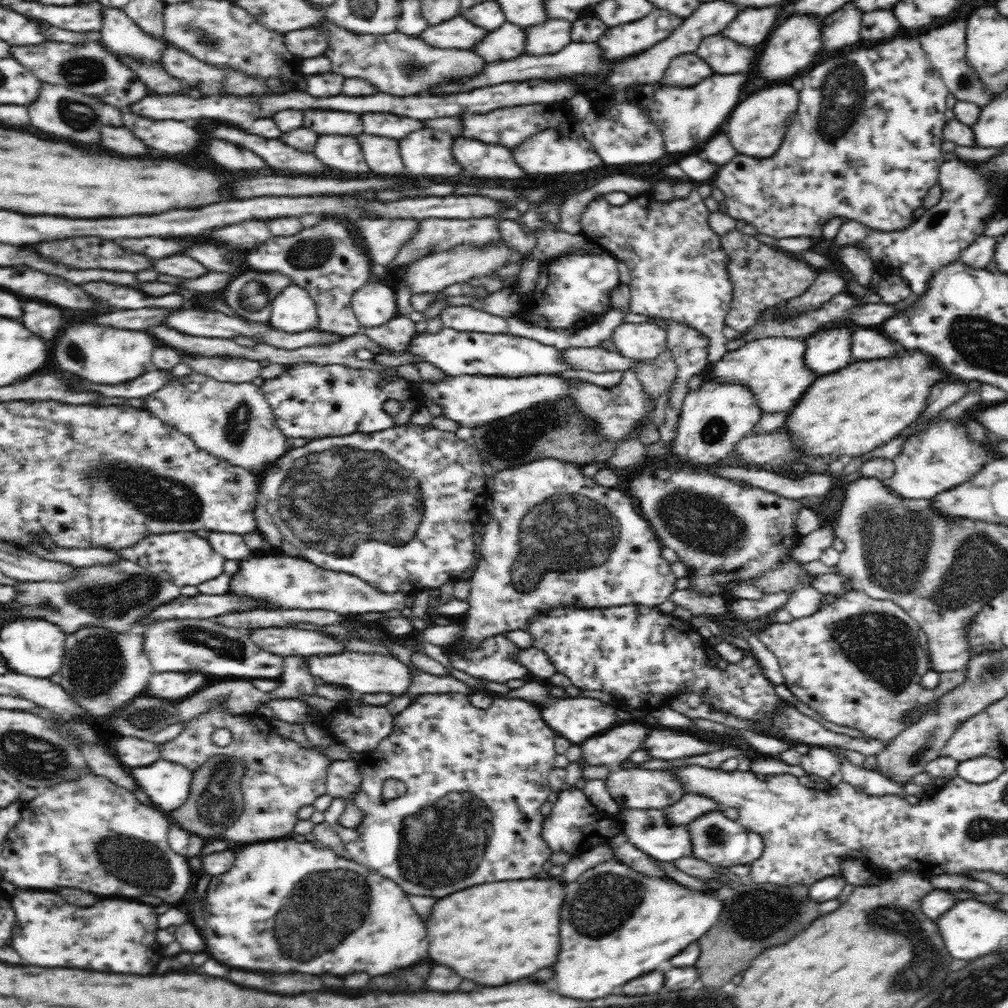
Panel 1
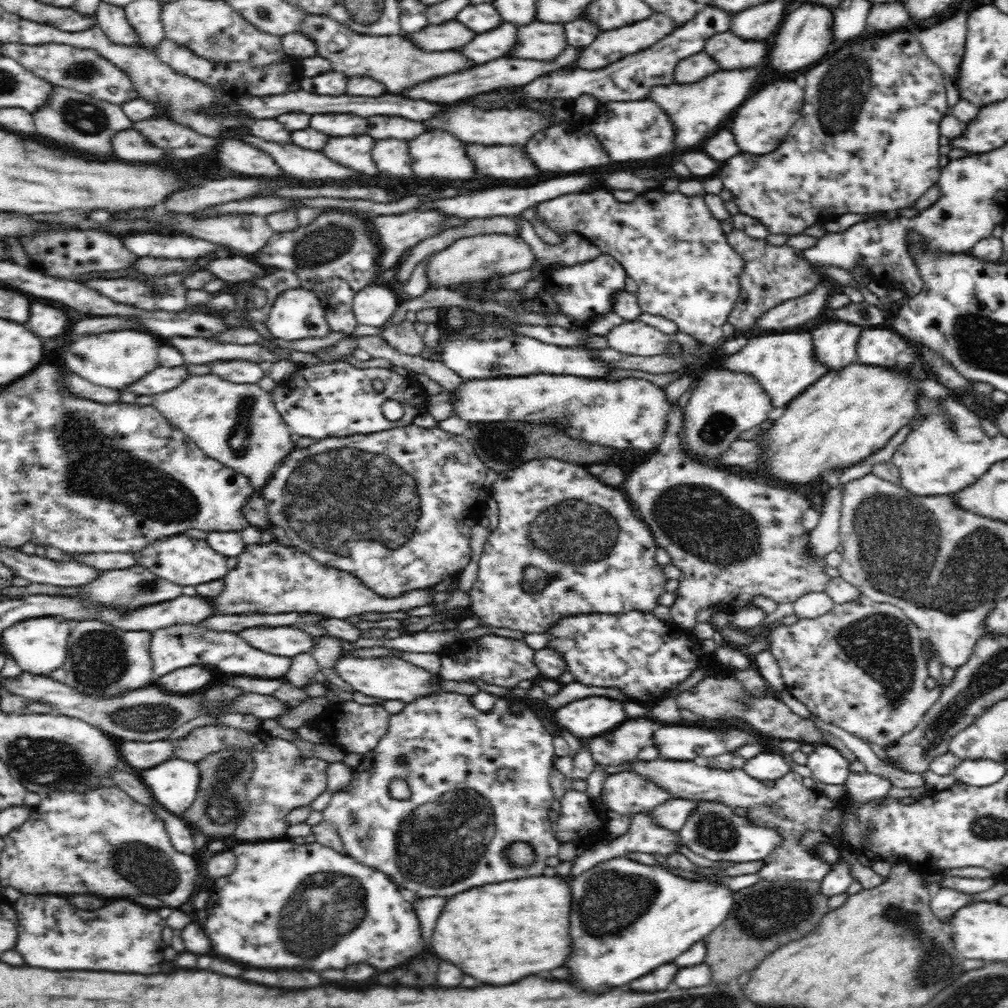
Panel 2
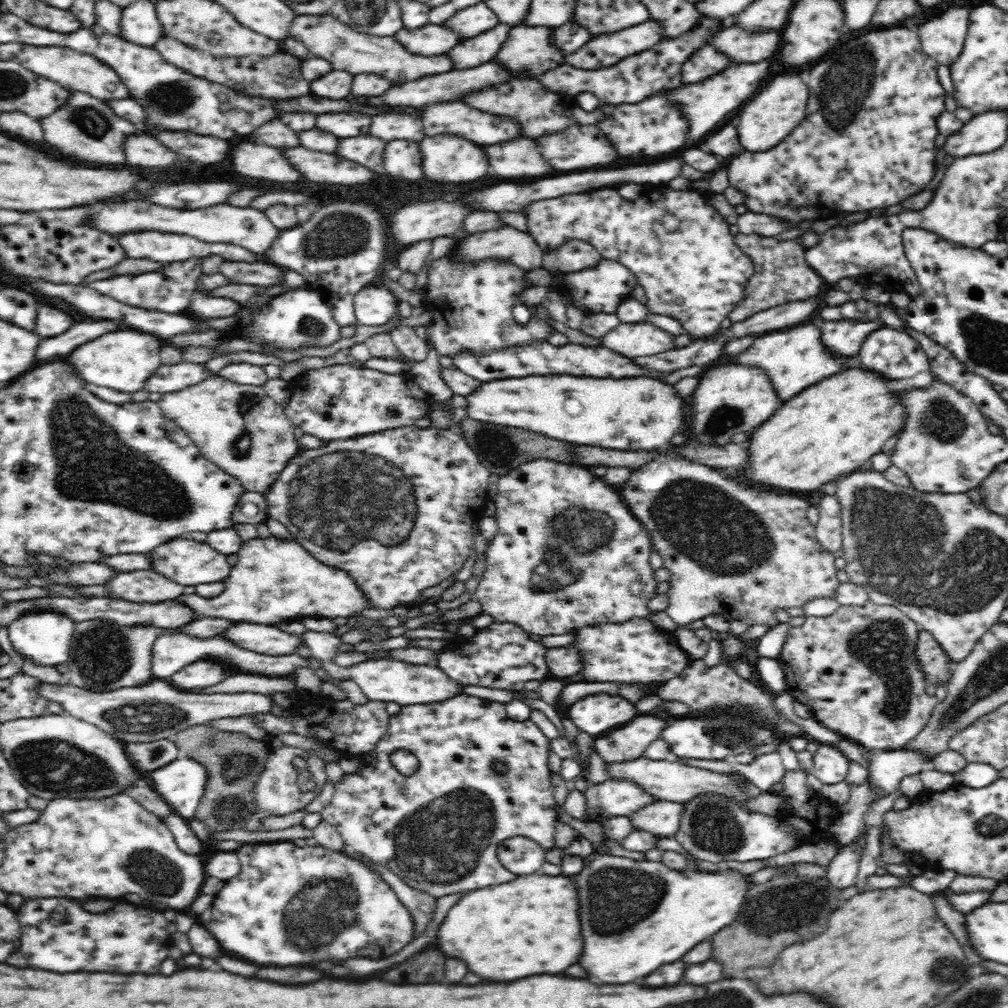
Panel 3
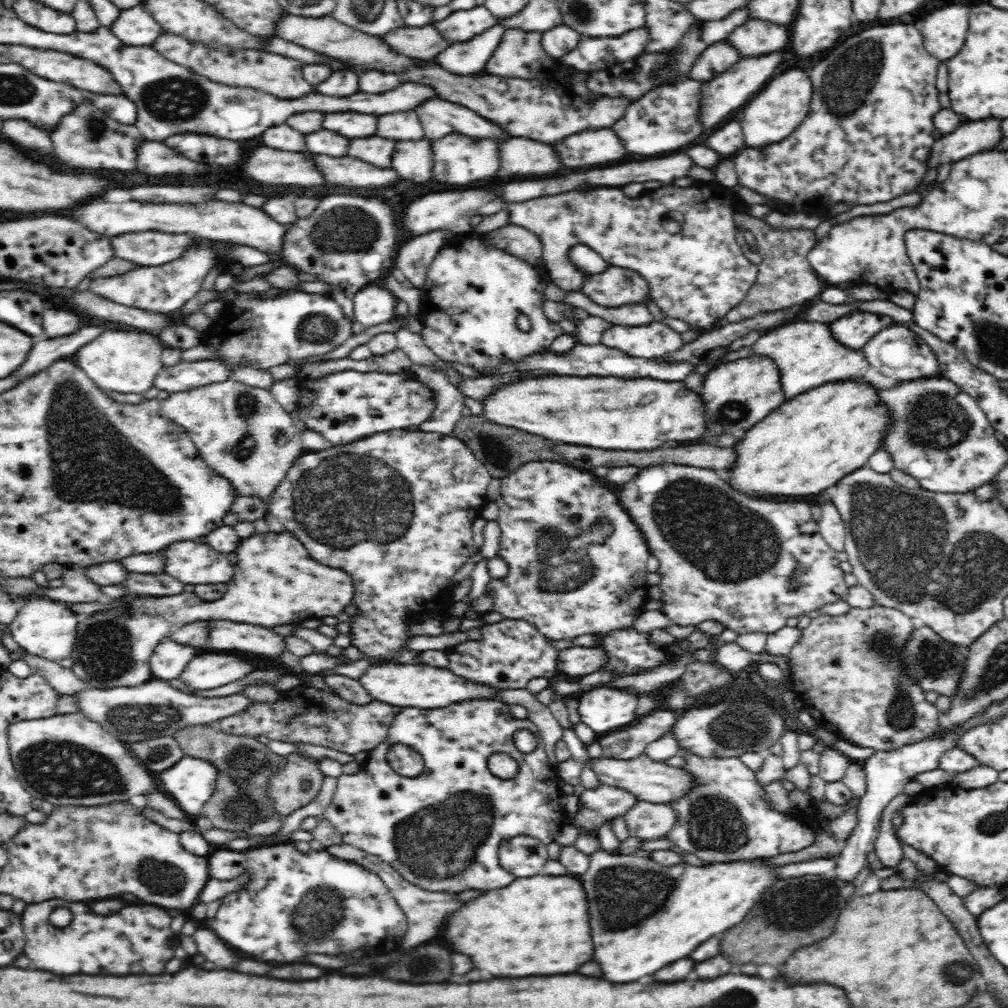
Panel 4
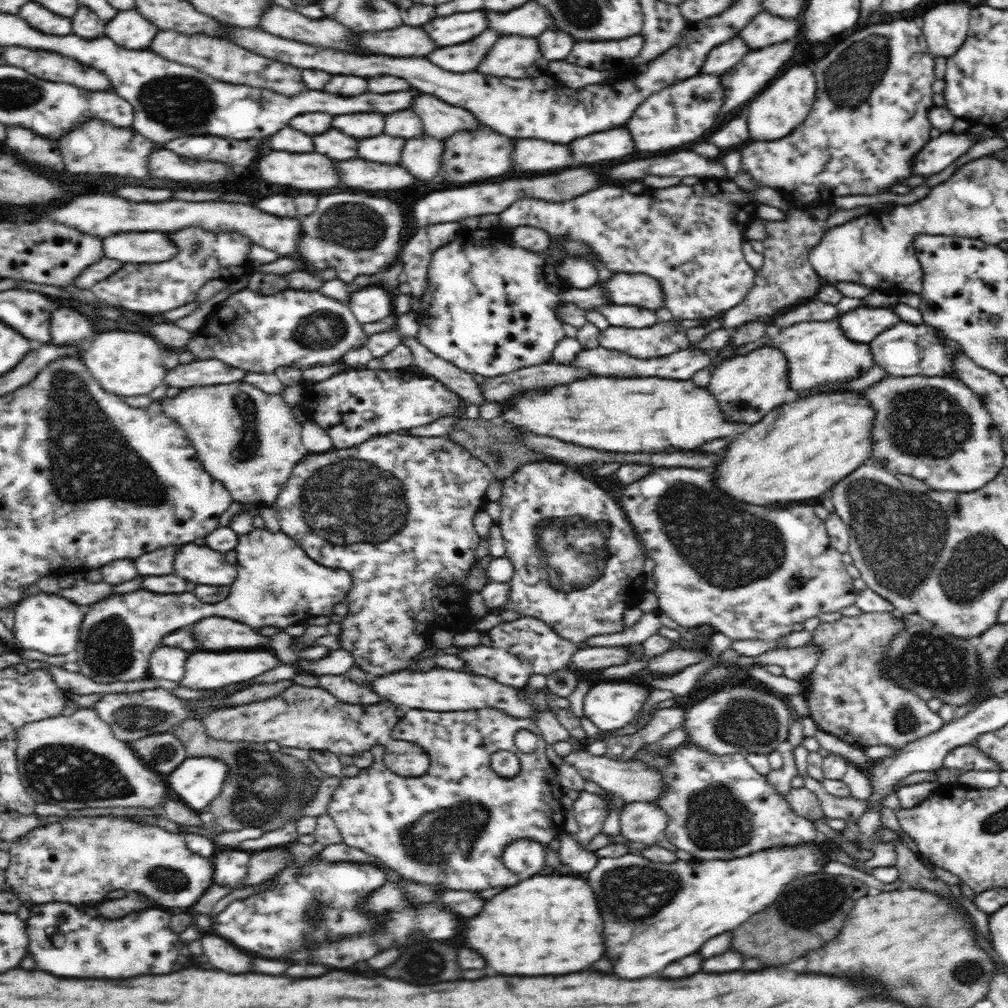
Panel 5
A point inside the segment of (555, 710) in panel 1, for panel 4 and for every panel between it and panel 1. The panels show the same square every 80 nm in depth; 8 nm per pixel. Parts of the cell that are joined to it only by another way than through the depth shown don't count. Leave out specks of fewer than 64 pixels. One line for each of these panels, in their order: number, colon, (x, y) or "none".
2: (590, 717)
3: (597, 714)
4: (604, 708)

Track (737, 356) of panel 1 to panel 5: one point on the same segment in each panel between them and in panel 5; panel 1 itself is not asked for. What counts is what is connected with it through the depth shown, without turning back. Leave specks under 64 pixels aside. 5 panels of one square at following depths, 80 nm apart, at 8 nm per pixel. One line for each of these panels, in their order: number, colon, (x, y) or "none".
2: (784, 363)
3: (795, 358)
4: (807, 354)
5: (819, 352)

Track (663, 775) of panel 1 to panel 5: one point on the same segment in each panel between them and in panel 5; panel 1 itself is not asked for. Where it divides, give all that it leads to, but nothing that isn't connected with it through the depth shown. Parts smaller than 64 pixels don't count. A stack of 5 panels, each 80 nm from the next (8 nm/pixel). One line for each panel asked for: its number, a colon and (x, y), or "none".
2: (624, 793)
3: (611, 798)
4: (596, 806)
5: (590, 810)

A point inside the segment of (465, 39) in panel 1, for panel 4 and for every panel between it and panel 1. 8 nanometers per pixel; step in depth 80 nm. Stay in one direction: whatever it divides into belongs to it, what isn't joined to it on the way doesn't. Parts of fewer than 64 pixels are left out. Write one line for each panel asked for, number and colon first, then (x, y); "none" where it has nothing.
2: (434, 38)
3: (431, 40)
4: (425, 42)

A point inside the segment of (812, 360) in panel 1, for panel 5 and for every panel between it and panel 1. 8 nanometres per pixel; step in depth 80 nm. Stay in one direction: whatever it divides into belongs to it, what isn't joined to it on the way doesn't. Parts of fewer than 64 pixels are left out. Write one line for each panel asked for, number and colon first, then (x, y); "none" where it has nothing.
2: (835, 343)
3: (844, 338)
4: (854, 330)
5: (864, 323)

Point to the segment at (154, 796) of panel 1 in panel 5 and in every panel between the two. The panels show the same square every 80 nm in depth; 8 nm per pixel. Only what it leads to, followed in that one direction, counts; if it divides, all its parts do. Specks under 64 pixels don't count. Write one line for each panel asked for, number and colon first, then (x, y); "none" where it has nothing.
2: (174, 783)
3: (182, 784)
4: (191, 782)
5: (198, 781)

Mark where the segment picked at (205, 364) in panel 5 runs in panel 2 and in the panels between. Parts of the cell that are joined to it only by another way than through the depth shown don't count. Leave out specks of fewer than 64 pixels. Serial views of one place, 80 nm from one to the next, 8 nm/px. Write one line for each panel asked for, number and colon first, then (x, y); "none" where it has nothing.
2: (161, 379)
3: (167, 379)
4: (188, 375)

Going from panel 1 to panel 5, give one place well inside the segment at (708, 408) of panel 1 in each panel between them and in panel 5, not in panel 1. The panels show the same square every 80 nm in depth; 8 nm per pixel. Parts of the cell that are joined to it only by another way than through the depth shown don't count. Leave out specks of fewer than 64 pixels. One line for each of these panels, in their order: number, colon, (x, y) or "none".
2: (723, 404)
3: (735, 398)
4: (739, 394)
5: (749, 386)

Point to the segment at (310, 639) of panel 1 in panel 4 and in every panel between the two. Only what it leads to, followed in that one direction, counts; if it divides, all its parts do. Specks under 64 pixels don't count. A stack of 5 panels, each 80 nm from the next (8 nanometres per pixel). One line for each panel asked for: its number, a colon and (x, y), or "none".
2: (288, 641)
3: (267, 639)
4: (223, 635)

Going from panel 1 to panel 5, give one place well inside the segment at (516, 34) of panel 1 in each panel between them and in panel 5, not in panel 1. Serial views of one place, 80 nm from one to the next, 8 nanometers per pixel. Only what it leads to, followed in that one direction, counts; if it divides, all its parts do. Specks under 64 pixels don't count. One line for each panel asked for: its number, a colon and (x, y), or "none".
2: (498, 42)
3: (482, 48)
4: (468, 57)
5: (465, 57)

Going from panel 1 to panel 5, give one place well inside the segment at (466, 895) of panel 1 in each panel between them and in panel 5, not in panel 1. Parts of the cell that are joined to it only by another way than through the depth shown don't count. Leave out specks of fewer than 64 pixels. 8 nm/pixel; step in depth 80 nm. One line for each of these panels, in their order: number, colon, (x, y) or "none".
2: (500, 933)
3: (531, 925)
4: (540, 925)
5: (545, 925)

